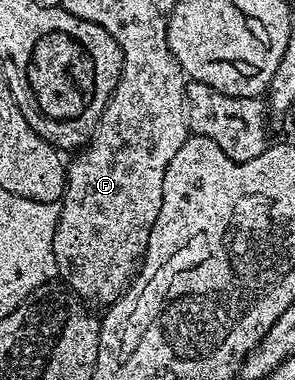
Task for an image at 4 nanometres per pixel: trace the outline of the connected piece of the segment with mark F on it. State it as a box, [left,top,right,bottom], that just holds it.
[52,60,188,306]

